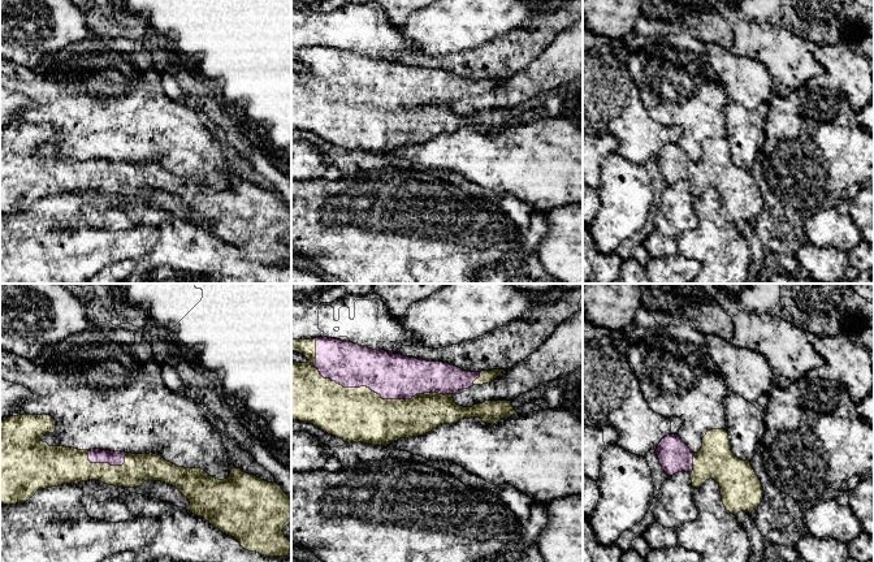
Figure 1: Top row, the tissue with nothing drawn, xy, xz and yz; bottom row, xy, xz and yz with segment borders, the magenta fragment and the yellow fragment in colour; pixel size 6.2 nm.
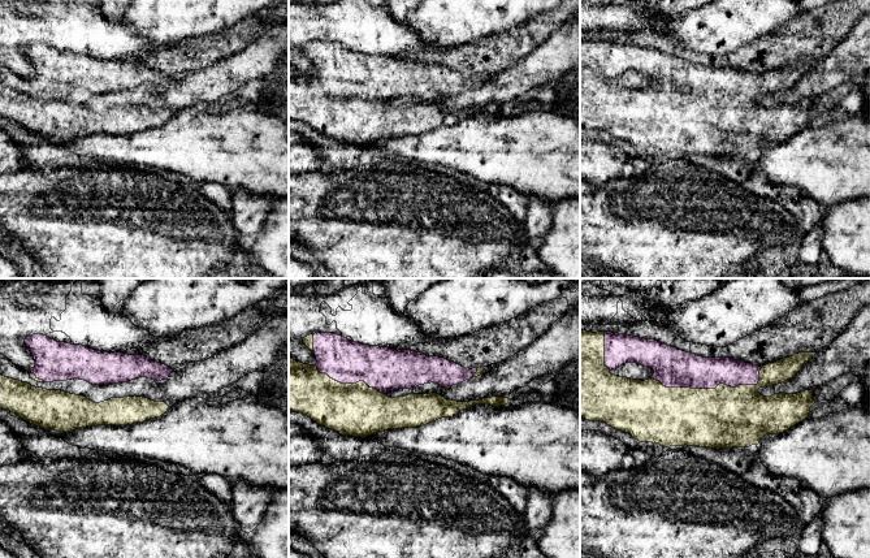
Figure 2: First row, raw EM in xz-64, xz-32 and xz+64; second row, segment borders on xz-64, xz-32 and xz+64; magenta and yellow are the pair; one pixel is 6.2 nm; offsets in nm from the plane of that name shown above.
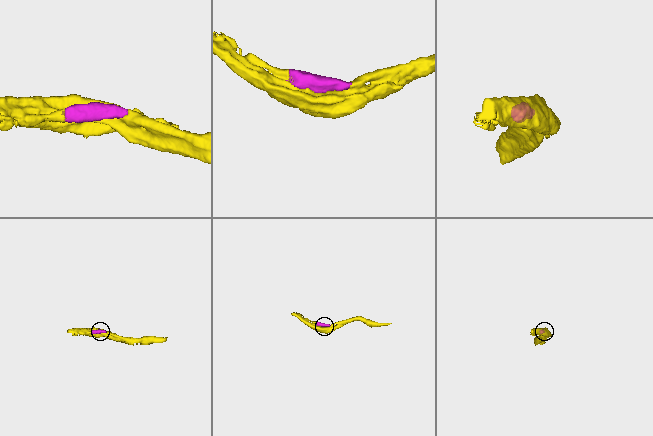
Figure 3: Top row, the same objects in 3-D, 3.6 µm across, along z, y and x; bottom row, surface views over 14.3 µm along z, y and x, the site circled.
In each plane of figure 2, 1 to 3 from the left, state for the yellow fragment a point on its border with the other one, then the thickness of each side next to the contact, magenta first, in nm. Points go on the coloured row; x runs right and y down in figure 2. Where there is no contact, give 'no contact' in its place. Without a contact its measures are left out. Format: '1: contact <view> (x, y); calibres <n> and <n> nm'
1: contact xz-64 (37, 376); calibres 240 and 40 nm
2: contact xz-32 (350, 383); calibres 260 and 320 nm
3: contact xz+64 (711, 388); calibres 240 and 380 nm

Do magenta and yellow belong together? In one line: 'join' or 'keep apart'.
join

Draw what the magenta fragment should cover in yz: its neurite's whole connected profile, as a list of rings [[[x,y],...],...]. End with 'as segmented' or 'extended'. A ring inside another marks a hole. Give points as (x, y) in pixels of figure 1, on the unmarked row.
[[[726,138],[708,139],[697,161],[678,143],[667,143],[657,154],[656,161],[667,185],[685,180],[693,196],[702,195],[709,187],[715,189],[726,219],[734,224],[740,220],[750,222],[762,209],[761,189],[750,170],[732,161]]]; extended

